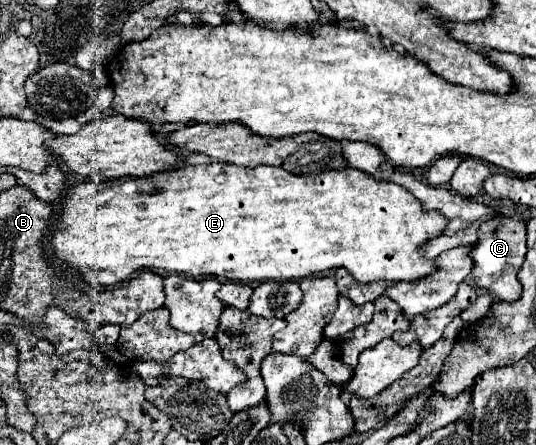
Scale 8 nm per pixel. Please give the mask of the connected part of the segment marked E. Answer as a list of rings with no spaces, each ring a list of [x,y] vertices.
[[[209,163],[209,165],[187,165],[185,169],[173,169],[173,171],[159,171],[149,177],[119,177],[113,181],[84,182],[73,189],[67,191],[65,199],[65,209],[63,215],[57,219],[57,231],[51,239],[55,253],[61,261],[67,265],[79,269],[85,279],[91,285],[97,287],[109,287],[119,281],[125,281],[133,275],[137,269],[165,269],[165,271],[175,271],[175,273],[185,273],[189,277],[199,277],[199,275],[215,275],[221,279],[237,281],[237,283],[247,283],[247,281],[287,281],[287,279],[305,279],[317,273],[325,271],[335,271],[339,267],[345,267],[355,281],[361,283],[371,283],[371,281],[417,281],[419,277],[431,275],[435,271],[435,263],[425,259],[423,247],[431,237],[437,237],[445,231],[447,227],[447,217],[441,215],[439,211],[425,211],[421,207],[421,201],[417,201],[405,187],[375,179],[373,175],[359,171],[359,169],[331,169],[323,171],[317,175],[293,175],[287,173],[285,169],[277,167],[237,167],[231,163]]]

